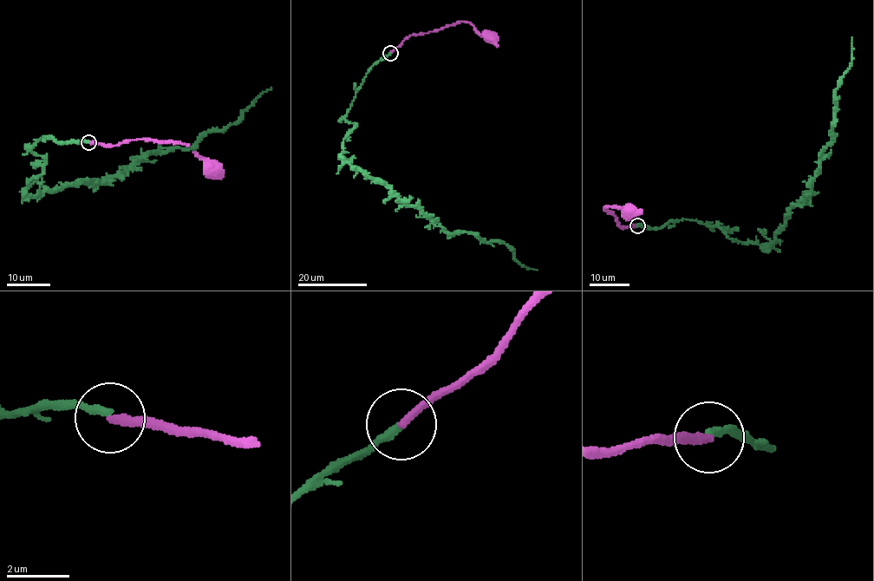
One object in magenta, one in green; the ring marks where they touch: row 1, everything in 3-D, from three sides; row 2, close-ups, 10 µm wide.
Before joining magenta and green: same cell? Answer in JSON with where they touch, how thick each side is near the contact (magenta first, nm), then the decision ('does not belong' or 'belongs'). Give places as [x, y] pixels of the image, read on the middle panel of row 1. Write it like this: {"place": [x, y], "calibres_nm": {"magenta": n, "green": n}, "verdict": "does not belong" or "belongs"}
{"place": [390, 53], "calibres_nm": {"magenta": 260, "green": 260}, "verdict": "does not belong"}

